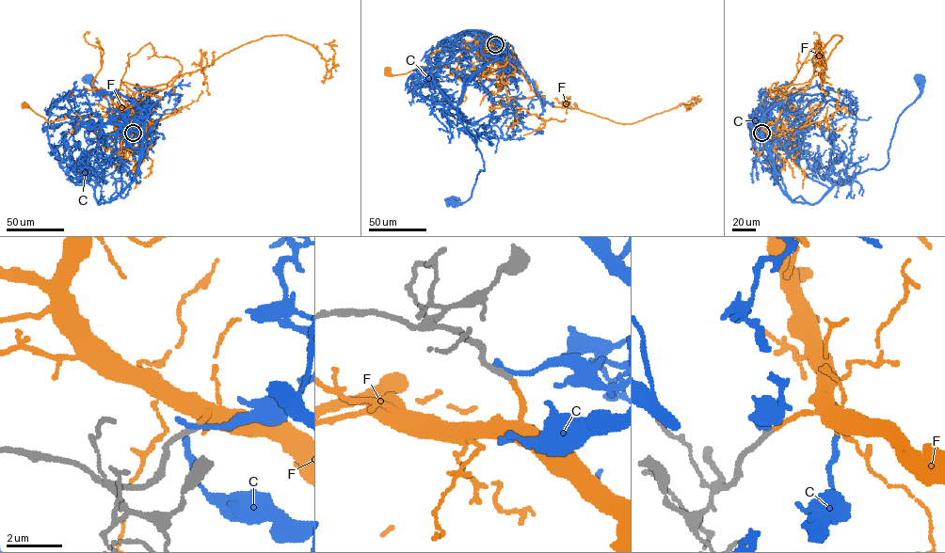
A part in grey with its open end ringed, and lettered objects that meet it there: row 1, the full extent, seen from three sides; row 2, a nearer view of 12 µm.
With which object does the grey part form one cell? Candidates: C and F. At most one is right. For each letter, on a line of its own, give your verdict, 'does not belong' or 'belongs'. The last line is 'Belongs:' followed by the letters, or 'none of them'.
C: does not belong
F: belongs
Belongs: F

